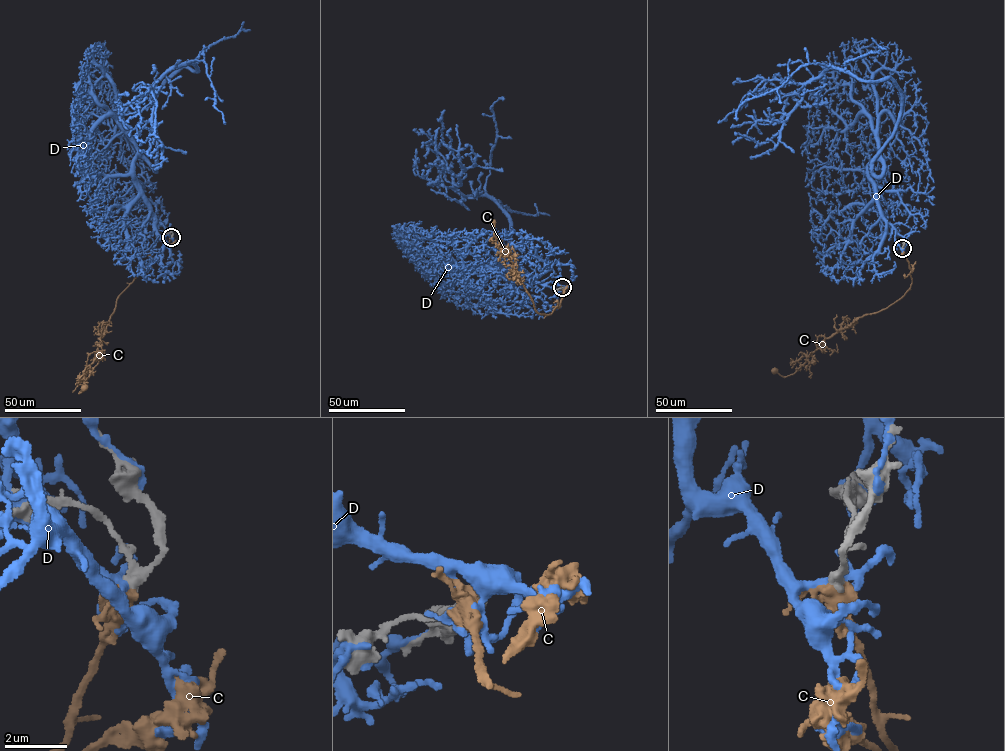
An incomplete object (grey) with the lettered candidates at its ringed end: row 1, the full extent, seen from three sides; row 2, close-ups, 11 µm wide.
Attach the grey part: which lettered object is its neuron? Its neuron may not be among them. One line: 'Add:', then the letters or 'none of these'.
Add: C

